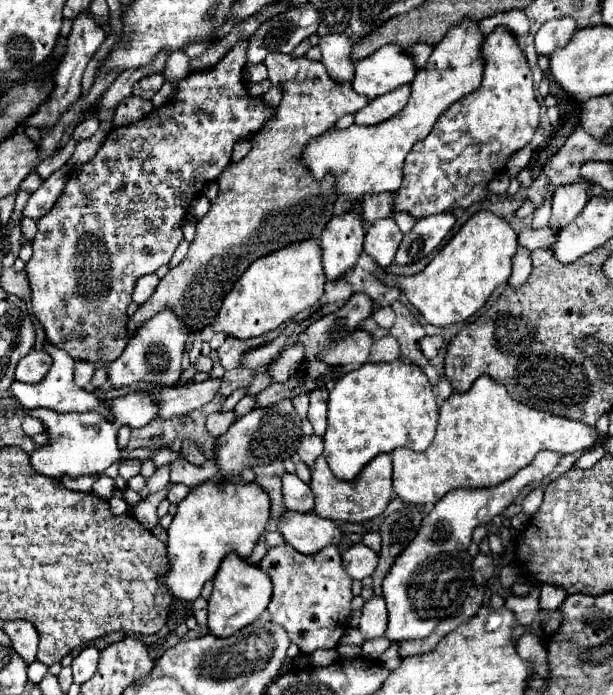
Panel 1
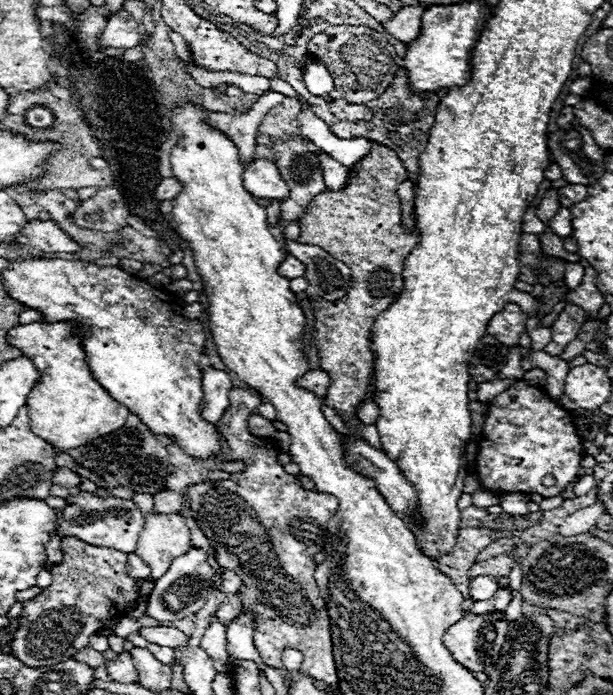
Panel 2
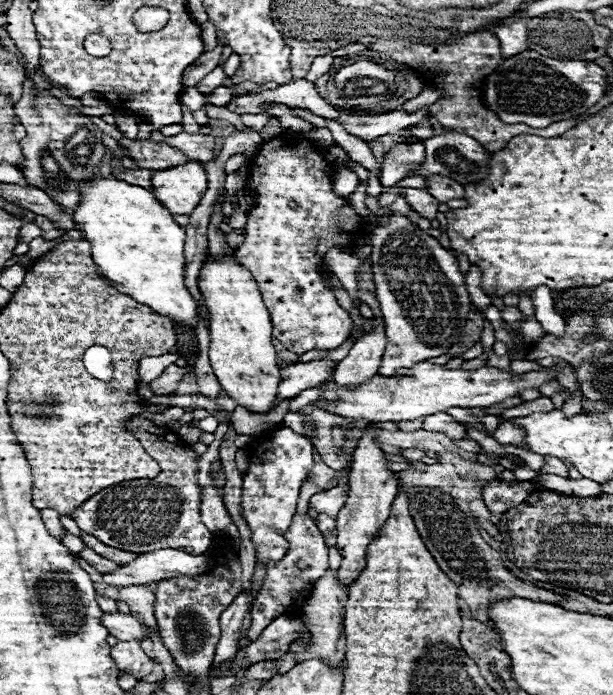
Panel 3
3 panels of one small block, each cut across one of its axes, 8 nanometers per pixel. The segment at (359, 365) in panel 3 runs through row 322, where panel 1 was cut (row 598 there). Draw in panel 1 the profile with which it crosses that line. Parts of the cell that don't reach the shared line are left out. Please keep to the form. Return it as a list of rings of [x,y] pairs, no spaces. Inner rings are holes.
[[[374,596],[372,600],[368,600],[362,608],[362,616],[360,616],[360,632],[366,640],[370,638],[378,638],[384,636],[386,632],[386,622],[388,622],[388,612],[386,612],[386,604],[382,596]]]

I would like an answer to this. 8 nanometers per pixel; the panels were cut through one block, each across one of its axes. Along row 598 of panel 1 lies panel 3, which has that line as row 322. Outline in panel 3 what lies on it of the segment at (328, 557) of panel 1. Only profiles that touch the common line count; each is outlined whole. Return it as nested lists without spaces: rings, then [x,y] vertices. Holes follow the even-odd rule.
[[[272,138],[260,146],[256,156],[248,164],[248,188],[254,190],[258,206],[248,212],[246,240],[236,248],[236,260],[248,268],[258,282],[264,304],[270,312],[272,334],[278,338],[284,348],[302,356],[310,350],[336,350],[342,342],[350,338],[352,320],[348,312],[336,302],[336,296],[322,280],[322,258],[328,248],[348,248],[362,236],[362,216],[358,216],[348,200],[332,192],[332,168],[324,160],[320,150],[314,150],[308,142],[290,140],[286,146],[280,146],[280,138]],[[294,200],[298,206],[290,208],[288,202]]]

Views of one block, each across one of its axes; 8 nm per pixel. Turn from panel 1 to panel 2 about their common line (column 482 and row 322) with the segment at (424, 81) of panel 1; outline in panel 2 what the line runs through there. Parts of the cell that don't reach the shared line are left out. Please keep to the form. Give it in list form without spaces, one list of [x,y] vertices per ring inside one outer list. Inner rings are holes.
[[[20,324],[8,330],[6,340],[10,346],[18,348],[22,356],[28,356],[38,370],[38,380],[26,400],[30,428],[36,432],[36,436],[44,436],[44,440],[48,440],[58,450],[70,450],[84,446],[86,442],[92,442],[94,438],[114,432],[126,424],[130,410],[116,402],[94,380],[86,364],[86,354],[78,338],[72,336],[72,324]]]

